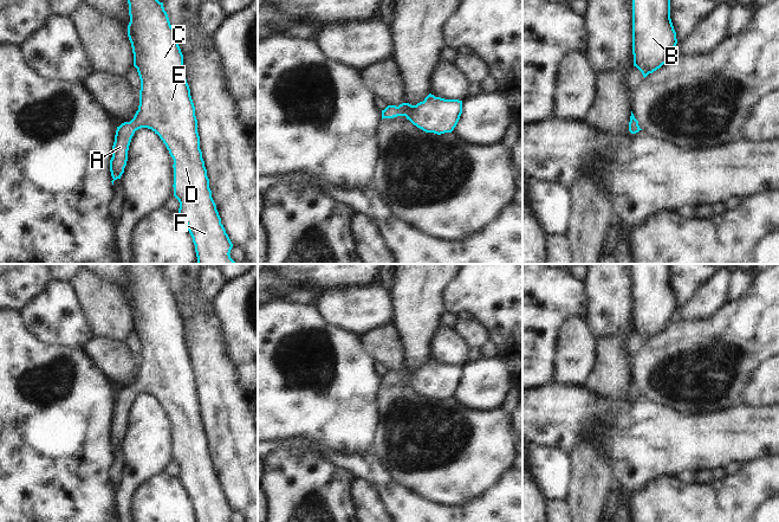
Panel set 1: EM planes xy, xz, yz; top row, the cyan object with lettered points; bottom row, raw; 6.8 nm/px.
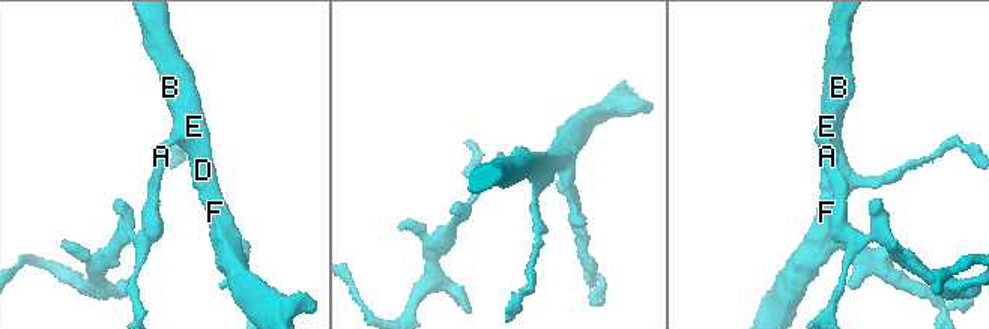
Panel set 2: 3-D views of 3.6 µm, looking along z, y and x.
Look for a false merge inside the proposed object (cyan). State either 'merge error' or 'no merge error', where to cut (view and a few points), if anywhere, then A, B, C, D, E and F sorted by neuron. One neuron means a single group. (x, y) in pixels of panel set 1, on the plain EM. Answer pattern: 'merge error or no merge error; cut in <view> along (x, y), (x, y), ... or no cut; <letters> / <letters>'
no merge error; no cut; A B C D E F

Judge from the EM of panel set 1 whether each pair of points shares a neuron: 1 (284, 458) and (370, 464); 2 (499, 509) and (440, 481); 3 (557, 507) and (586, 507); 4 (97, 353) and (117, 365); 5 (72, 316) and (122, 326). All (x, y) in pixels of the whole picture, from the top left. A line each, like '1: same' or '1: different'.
1: different
2: different
3: different
4: same
5: different

